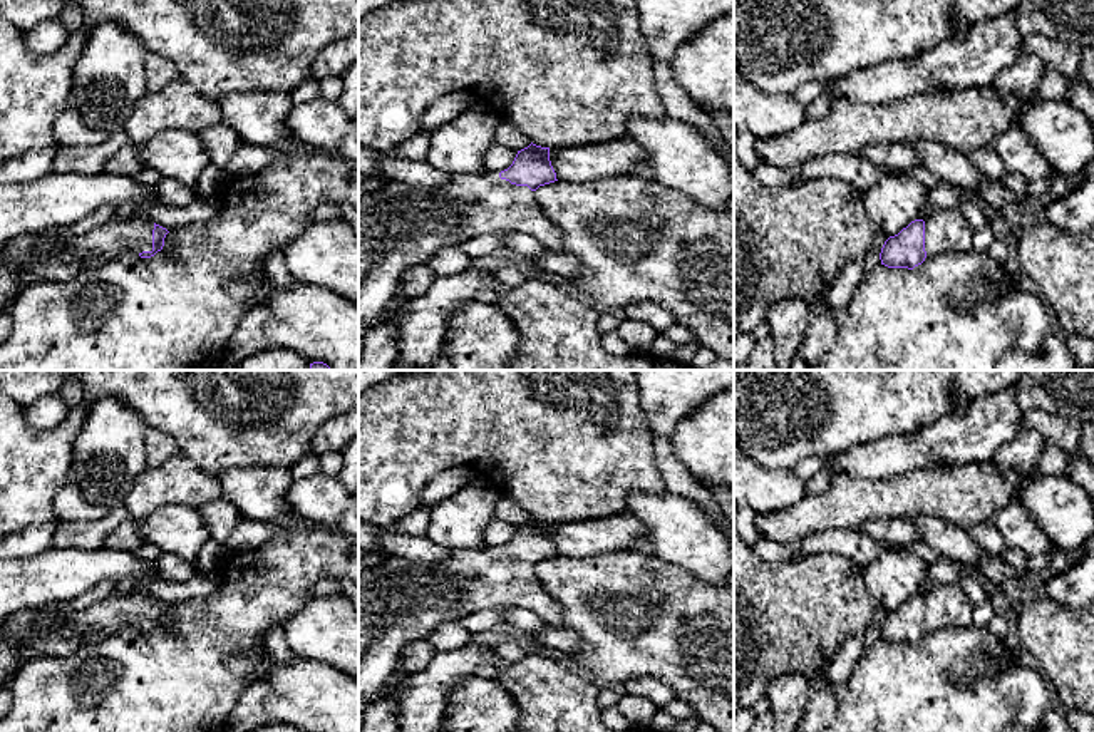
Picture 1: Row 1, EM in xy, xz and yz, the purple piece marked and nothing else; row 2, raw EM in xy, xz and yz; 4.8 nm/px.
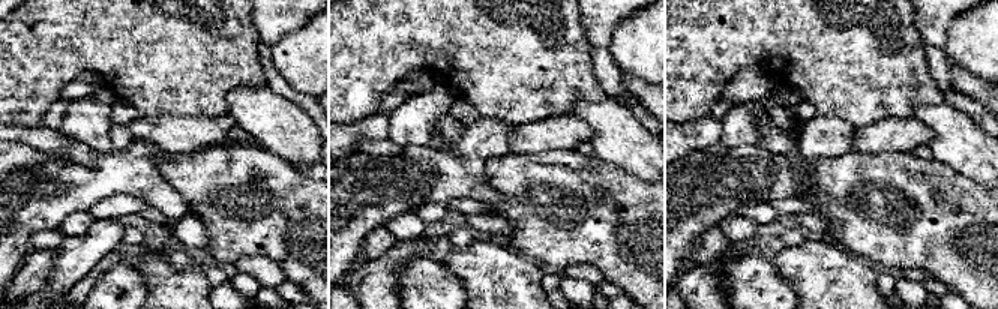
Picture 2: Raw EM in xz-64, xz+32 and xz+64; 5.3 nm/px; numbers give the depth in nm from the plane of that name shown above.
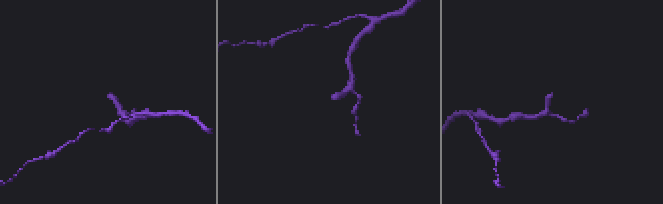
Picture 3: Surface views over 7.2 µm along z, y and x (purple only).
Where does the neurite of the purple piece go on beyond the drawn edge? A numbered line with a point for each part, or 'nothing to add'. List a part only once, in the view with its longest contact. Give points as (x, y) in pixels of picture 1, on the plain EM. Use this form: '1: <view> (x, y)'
1: xy (25, 635)

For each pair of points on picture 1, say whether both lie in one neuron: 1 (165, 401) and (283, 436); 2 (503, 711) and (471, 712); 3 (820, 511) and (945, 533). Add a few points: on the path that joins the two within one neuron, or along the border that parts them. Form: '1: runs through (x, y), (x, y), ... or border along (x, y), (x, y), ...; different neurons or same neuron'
1: runs through (195, 402), (238, 402), (253, 417); same neuron
2: runs through (495, 711), (479, 712); same neuron
3: border along (908, 516), (932, 515), (955, 525); different neurons

